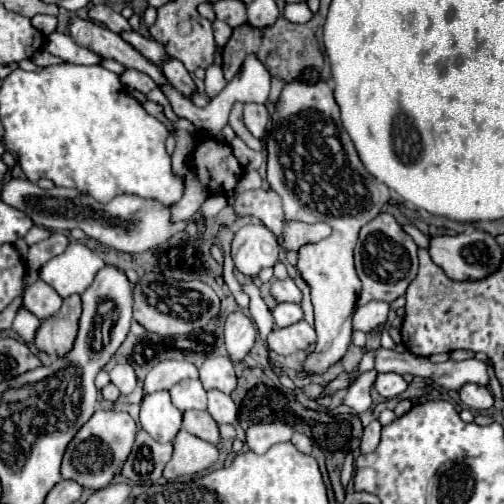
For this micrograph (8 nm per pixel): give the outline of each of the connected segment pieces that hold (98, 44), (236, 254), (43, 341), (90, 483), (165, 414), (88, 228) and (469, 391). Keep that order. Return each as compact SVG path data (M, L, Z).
M75 18L71 22L71 38L83 46L89 48L91 52L95 52L101 58L109 58L109 60L117 60L119 64L123 64L125 68L133 68L139 72L145 72L147 76L153 78L153 82L157 86L169 86L169 80L163 76L161 68L157 64L153 64L151 60L147 60L145 56L141 56L131 44L127 44L119 34L111 32L109 28L89 22L89 20L79 20Z
M245 224L235 234L231 252L235 268L245 276L255 278L261 270L279 260L281 246L275 234L263 224Z
M77 294L63 300L61 310L45 320L35 336L35 346L41 352L47 352L51 358L65 356L77 338L81 318L81 298Z
M97 410L69 442L61 464L61 476L73 480L83 488L101 490L105 488L123 468L135 440L135 422L127 412Z
M155 392L141 402L141 426L155 440L173 442L183 426L183 414L173 406L169 392Z
M13 178L11 182L5 184L1 198L13 208L21 208L27 216L31 216L31 220L37 226L45 226L53 230L81 228L89 238L95 238L105 246L111 246L119 252L129 252L129 254L157 248L159 244L167 242L173 234L185 228L183 222L171 220L171 206L165 206L159 200L149 200L135 194L121 194L121 196L115 196L111 202L103 204L103 202L97 202L93 196L79 192L75 188L43 190L29 180Z
M465 384L459 390L461 402L465 406L469 406L471 410L487 410L493 406L493 396L491 390L485 386L477 386L477 384Z

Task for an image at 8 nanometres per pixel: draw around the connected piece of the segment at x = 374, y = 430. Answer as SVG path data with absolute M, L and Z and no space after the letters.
M375 418L365 430L363 430L363 436L361 436L361 454L371 454L377 444L379 444L379 434L381 434L381 424L379 420Z

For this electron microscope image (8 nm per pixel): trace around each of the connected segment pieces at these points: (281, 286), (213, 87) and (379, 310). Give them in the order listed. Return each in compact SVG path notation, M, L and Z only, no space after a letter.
M287 278L287 280L275 280L271 284L271 294L279 300L279 302L295 302L295 304L301 304L301 290L297 288L297 284Z
M211 64L209 68L207 68L207 76L205 76L205 94L209 96L209 98L213 98L213 96L217 96L223 88L225 88L225 78L223 78L223 70L221 70L221 66L217 66L217 64Z
M369 302L365 306L357 306L353 312L353 330L371 332L381 322L387 320L389 304L387 302Z

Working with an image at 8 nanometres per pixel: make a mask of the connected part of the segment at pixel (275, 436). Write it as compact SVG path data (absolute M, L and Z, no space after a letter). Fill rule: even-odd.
M271 422L271 424L253 424L247 428L247 438L245 444L255 452L255 454L265 454L271 446L279 442L289 442L291 440L291 426L285 422Z

